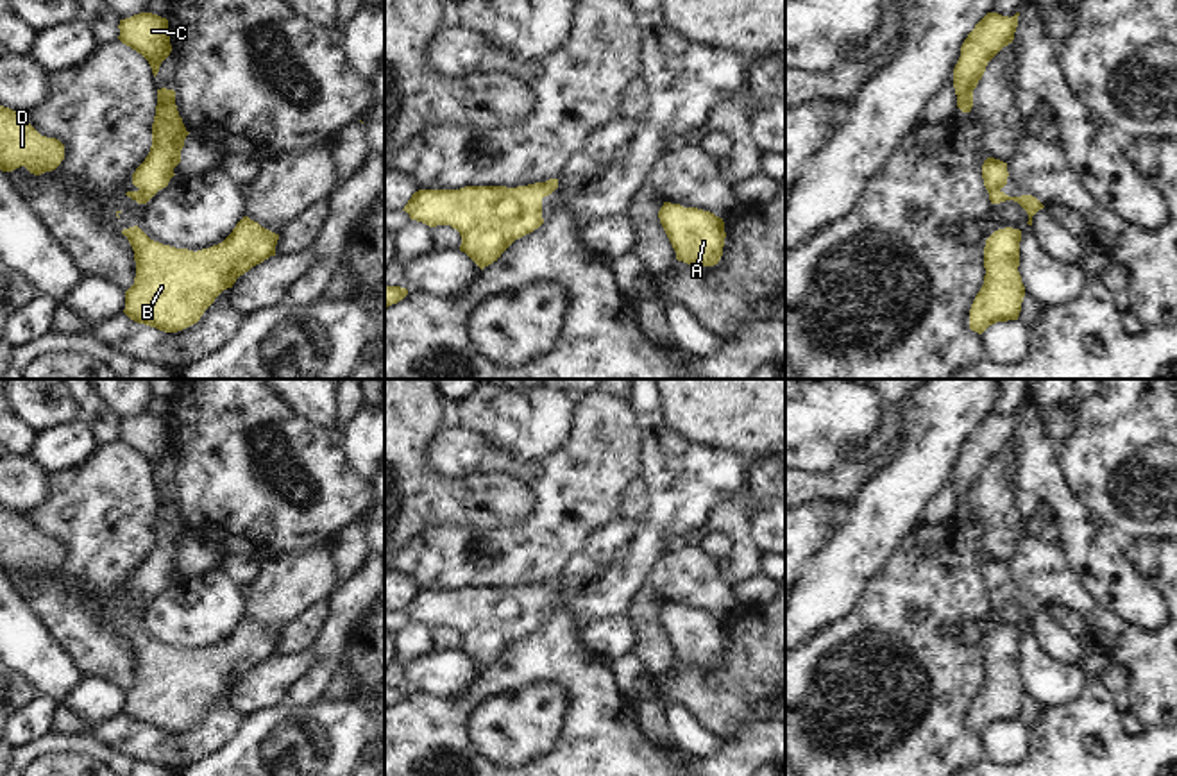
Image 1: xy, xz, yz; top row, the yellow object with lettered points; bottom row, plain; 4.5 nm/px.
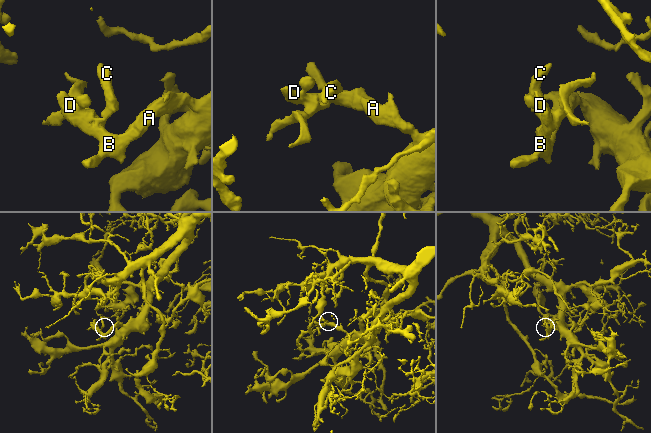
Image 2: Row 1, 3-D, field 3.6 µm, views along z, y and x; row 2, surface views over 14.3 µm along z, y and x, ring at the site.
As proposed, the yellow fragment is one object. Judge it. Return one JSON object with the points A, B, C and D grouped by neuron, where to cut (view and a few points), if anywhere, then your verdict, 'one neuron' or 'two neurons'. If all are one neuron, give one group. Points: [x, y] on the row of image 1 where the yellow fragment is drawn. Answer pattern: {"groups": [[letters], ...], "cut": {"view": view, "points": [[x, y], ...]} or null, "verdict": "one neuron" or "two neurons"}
{"groups": [["A", "B", "C", "D"]], "cut": null, "verdict": "one neuron"}

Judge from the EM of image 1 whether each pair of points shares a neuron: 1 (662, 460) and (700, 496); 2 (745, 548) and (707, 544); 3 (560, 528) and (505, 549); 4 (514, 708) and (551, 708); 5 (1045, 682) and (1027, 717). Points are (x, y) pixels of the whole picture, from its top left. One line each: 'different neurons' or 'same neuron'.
1: same neuron
2: different neurons
3: same neuron
4: same neuron
5: different neurons

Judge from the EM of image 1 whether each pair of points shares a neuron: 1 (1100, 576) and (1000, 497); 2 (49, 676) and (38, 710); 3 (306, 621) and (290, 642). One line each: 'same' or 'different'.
1: different
2: different
3: same

